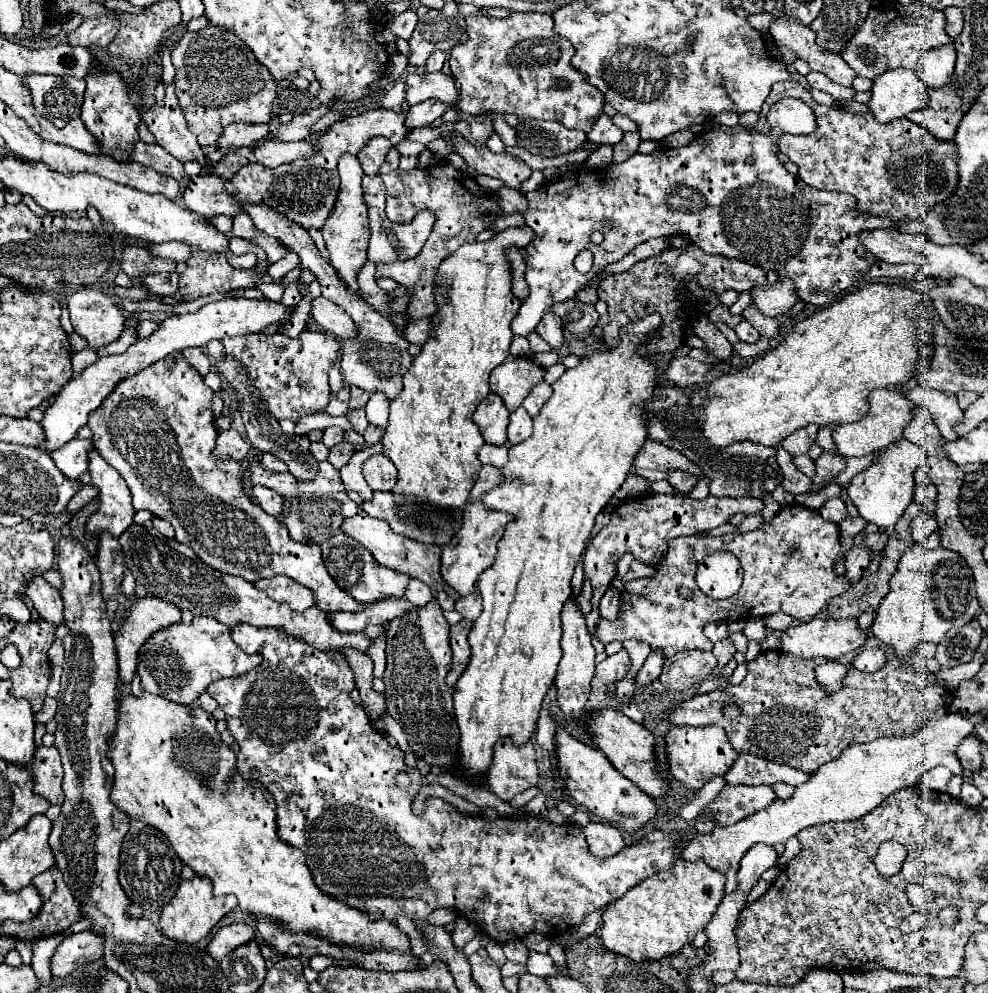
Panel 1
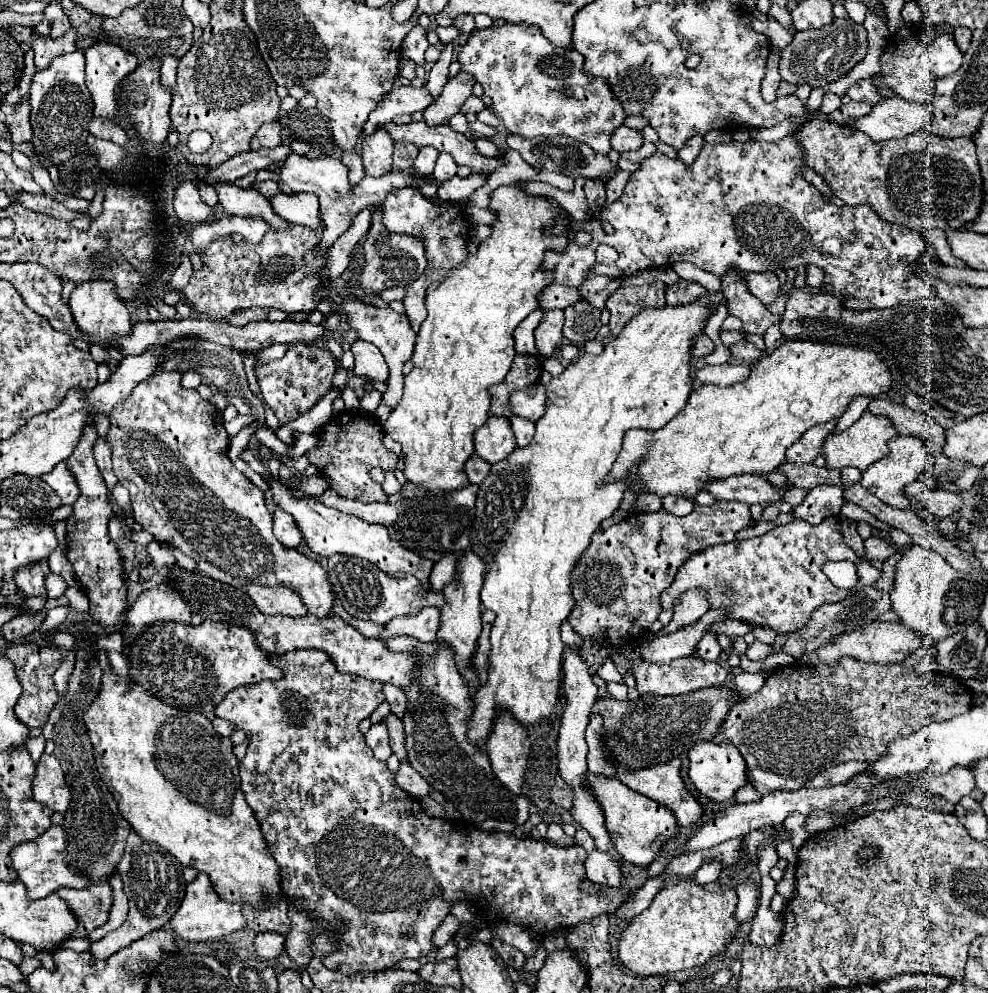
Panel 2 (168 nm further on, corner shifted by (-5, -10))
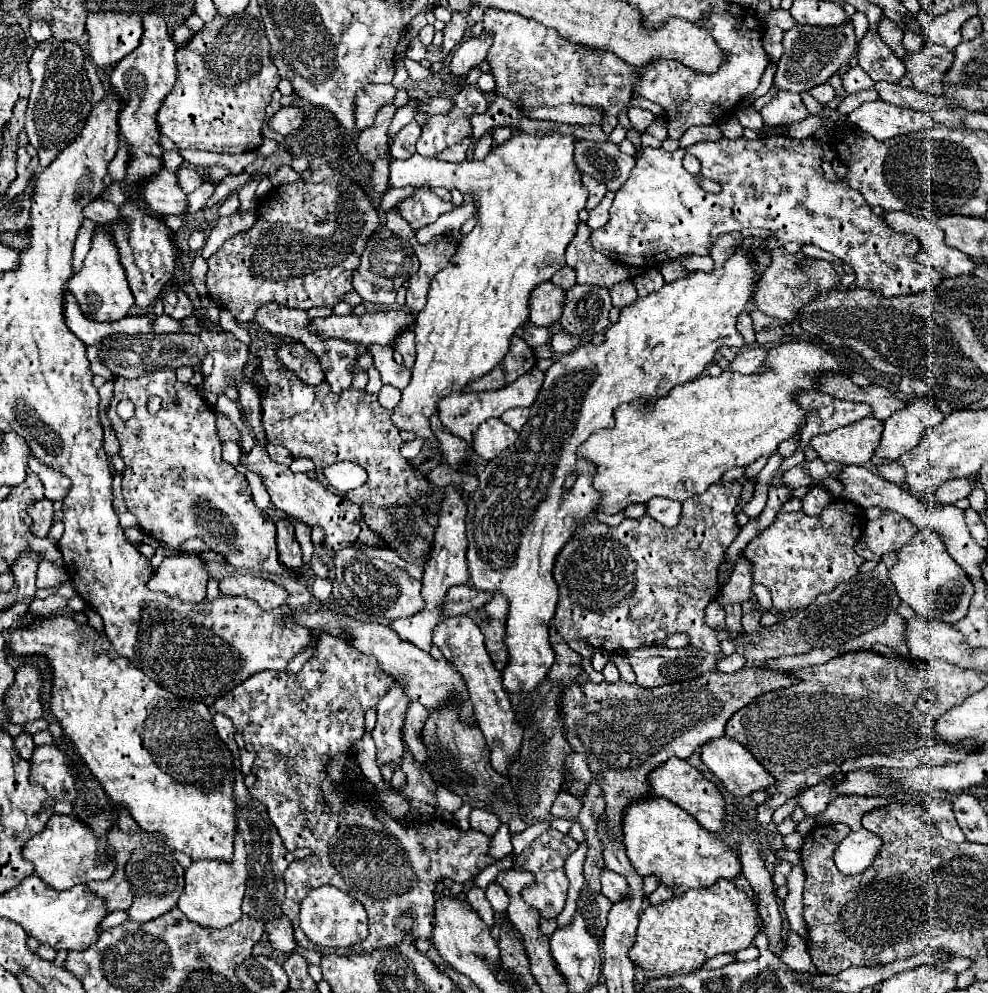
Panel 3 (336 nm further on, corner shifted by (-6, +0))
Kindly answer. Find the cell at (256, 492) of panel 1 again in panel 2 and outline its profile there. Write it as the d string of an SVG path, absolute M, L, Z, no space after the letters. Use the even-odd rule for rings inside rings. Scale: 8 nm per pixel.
M276 508L276 512L274 512L274 534L282 542L284 548L298 548L302 542L296 522L292 520L292 516L288 516L288 512L284 512L280 508Z

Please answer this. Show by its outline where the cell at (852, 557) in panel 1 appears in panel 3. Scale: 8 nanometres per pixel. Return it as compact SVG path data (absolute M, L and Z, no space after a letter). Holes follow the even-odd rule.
M885 510L881 518L869 520L863 530L863 542L871 552L883 556L887 552L897 552L901 546L909 544L911 538L917 534L917 526L903 518L901 514L893 514Z

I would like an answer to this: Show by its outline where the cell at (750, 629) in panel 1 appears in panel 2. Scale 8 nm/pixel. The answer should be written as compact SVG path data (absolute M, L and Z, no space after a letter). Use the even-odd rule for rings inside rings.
M754 626L752 632L754 632L756 640L760 640L764 644L772 644L774 638L776 638L776 632L772 628L766 628L766 626Z

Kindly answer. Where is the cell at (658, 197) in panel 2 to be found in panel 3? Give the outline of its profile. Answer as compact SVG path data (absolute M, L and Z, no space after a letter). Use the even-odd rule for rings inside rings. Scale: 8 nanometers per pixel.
M771 134L771 136L765 136L767 138L767 144L763 138L757 138L757 140L747 140L747 138L737 138L737 140L729 140L729 138L721 138L717 142L699 142L693 146L693 154L695 158L701 162L701 172L699 176L693 176L689 174L683 166L681 166L681 160L685 156L685 150L679 148L675 152L667 152L663 148L643 148L643 154L637 158L637 164L635 168L631 170L625 186L621 186L621 190L617 190L615 194L615 200L613 200L613 206L609 210L611 218L609 222L603 226L603 228L597 228L597 230L591 230L591 244L597 252L605 254L607 258L615 260L615 262L621 262L625 266L635 266L635 268L651 268L651 266L659 266L663 262L669 262L669 260L675 260L675 258L681 258L685 254L705 254L709 256L709 250L713 248L713 242L721 236L721 234L727 234L727 232L733 232L733 230L743 230L743 228L763 228L763 230L771 230L773 236L769 236L765 240L765 250L767 252L773 252L775 248L783 248L787 242L801 242L801 244L813 244L813 246L819 246L821 250L827 250L831 254L835 254L837 258L843 260L843 264L849 264L855 272L855 286L859 288L869 288L881 296L887 298L899 295L915 294L915 292L921 292L921 290L931 290L931 288L937 288L937 284L941 284L943 276L929 268L929 266L923 266L923 264L917 264L913 258L915 254L919 252L919 242L917 238L913 238L913 234L897 234L893 232L893 228L879 216L873 214L873 210L869 208L869 204L865 202L865 198L861 196L861 192L849 188L843 180L837 182L837 184L831 184L825 176L823 176L823 168L821 168L821 158L823 158L823 140L821 138L815 138L815 136L809 136L809 138L803 138L803 140L797 140L797 138L791 138L791 136L785 136L785 134ZM701 180L713 180L721 186L721 192L719 194L711 194L711 192L705 192L701 188Z

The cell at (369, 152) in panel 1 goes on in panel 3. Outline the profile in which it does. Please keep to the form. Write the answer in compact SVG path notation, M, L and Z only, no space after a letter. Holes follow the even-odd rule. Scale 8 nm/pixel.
M393 104L383 106L379 110L377 118L375 118L375 124L371 128L359 132L359 136L357 136L357 150L359 150L359 154L367 162L375 162L379 158L393 160L391 152L389 152L389 124L393 120L395 110L397 108Z

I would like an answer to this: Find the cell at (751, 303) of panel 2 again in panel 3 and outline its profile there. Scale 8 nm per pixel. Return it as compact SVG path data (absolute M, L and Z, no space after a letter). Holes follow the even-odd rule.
M731 232L731 234L723 234L721 238L717 238L717 242L711 248L711 258L715 260L715 268L721 268L723 262L727 262L737 250L741 250L743 240L745 238L741 232Z

